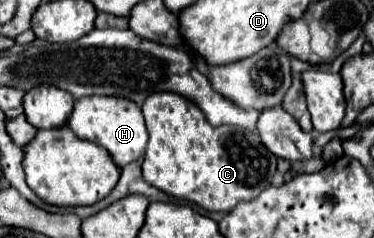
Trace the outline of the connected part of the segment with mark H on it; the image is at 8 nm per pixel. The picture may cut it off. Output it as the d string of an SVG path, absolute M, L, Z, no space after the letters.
M81 97L75 101L75 109L67 125L69 129L73 129L73 133L77 133L77 137L85 137L103 145L111 153L117 167L125 167L127 163L141 159L147 147L147 127L141 107L133 101L127 101L125 97Z

